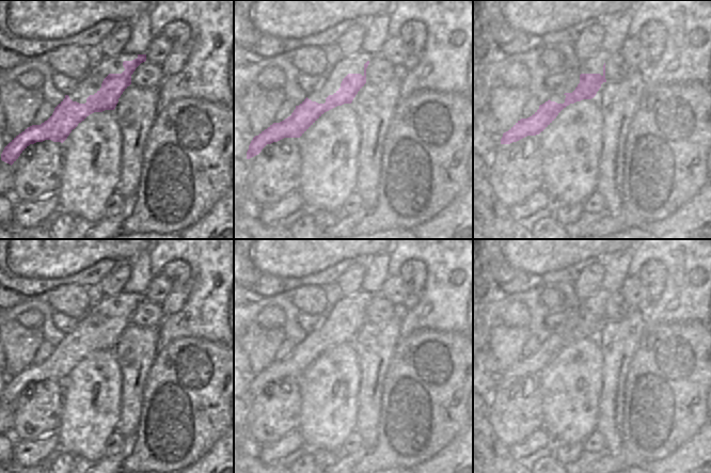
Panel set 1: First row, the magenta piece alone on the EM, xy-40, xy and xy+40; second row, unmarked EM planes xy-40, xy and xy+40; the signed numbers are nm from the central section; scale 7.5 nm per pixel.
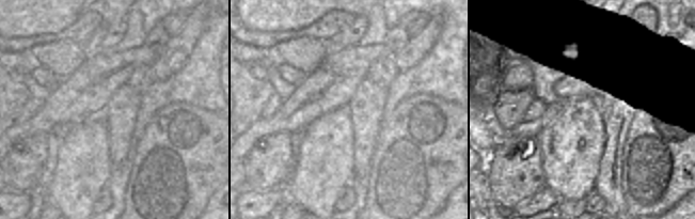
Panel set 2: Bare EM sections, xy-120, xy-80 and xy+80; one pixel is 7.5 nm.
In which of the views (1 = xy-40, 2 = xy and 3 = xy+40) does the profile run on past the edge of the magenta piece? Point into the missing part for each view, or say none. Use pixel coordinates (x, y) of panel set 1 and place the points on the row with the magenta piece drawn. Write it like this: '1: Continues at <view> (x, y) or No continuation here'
1: No continuation here
2: No continuation here
3: No continuation here

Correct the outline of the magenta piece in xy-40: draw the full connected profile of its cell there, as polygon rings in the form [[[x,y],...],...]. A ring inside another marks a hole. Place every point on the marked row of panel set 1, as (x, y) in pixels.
[[[138,54],[132,61],[124,61],[122,74],[109,74],[101,88],[86,98],[85,104],[73,101],[68,95],[54,108],[52,115],[41,125],[32,125],[16,136],[3,149],[1,160],[13,164],[30,145],[45,140],[63,143],[73,129],[94,112],[114,110],[123,92],[131,84],[131,75],[146,61],[146,54]]]

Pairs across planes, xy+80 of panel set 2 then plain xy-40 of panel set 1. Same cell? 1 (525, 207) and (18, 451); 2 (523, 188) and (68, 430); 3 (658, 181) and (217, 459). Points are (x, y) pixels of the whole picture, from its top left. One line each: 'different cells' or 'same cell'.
1: same cell
2: different cells
3: different cells

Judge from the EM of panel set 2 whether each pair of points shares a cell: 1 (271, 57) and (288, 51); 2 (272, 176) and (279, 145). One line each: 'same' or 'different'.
1: different
2: same

